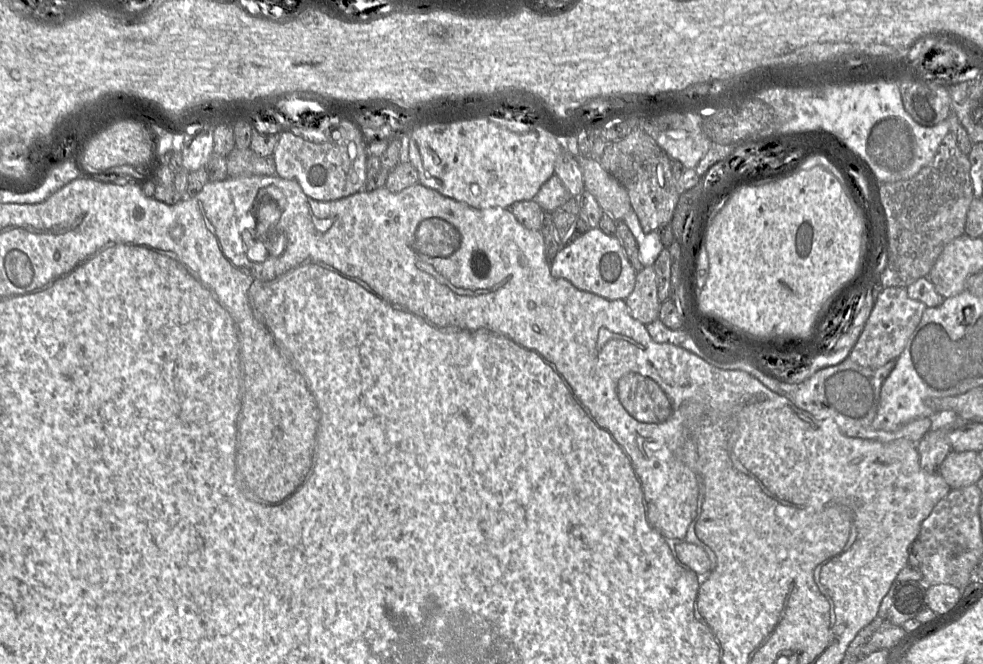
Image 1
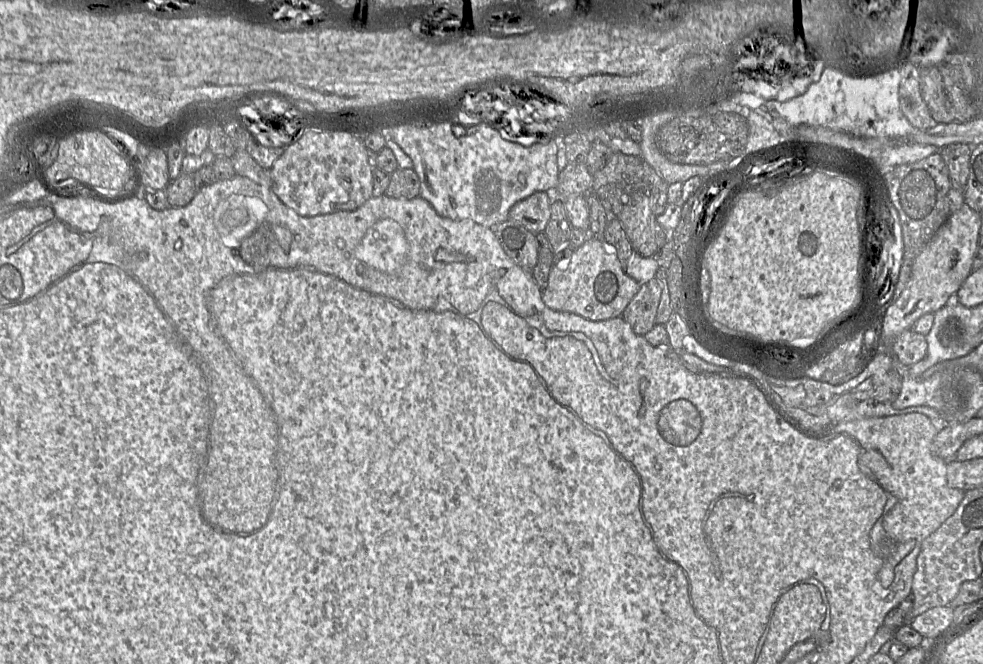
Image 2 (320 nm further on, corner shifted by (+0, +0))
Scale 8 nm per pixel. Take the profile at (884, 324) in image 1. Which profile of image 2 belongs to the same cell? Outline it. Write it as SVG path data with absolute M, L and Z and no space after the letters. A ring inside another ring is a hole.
M910 328L896 338L891 347L891 354L902 365L910 367L925 358L927 349L926 336Z

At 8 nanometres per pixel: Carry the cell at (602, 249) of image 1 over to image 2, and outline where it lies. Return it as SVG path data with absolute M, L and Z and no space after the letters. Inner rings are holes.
M590 237L569 258L553 263L548 284L542 291L542 300L552 310L577 314L591 321L601 321L621 316L640 286L623 270L612 245L603 237Z

